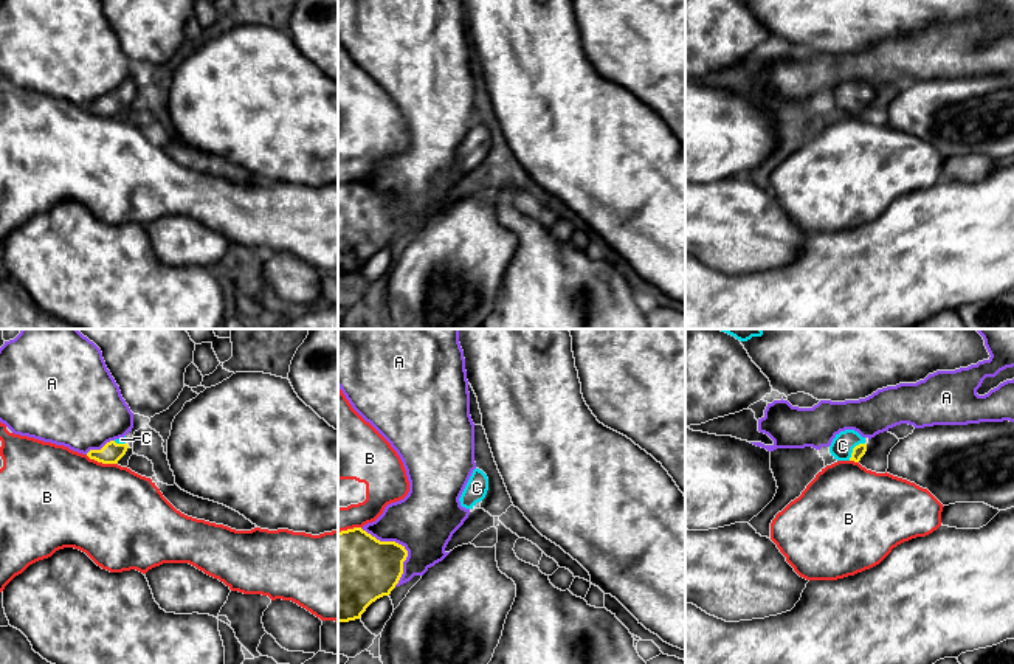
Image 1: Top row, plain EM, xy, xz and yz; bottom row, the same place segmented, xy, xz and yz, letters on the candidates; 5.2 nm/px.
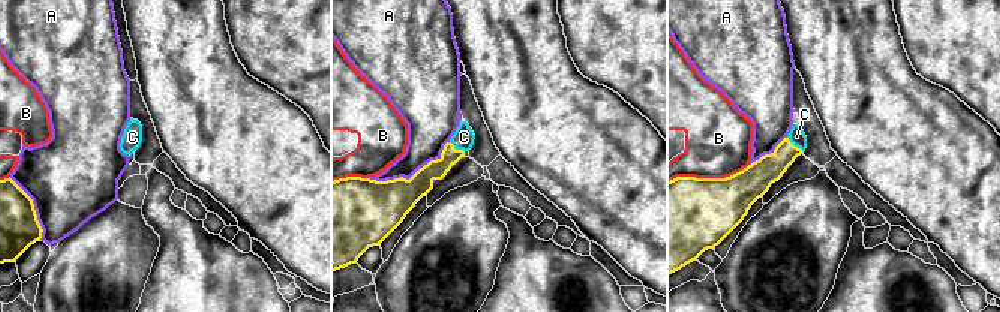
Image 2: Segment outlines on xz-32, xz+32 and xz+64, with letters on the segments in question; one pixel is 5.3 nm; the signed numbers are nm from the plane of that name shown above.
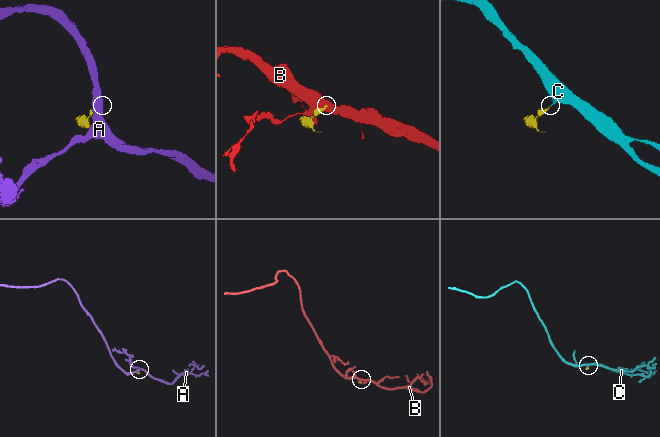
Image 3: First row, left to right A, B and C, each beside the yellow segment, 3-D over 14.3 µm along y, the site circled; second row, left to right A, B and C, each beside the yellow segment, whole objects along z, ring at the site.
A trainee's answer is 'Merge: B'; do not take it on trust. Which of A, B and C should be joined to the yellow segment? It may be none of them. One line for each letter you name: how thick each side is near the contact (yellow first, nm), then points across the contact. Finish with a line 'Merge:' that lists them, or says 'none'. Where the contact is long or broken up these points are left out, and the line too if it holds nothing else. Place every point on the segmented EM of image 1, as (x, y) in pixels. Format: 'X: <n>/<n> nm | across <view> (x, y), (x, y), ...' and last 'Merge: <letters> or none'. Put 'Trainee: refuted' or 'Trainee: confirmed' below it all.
C: 70/120 nm | across yz (859, 450), (853, 449), (842, 446)
Merge: C
Trainee: refuted

